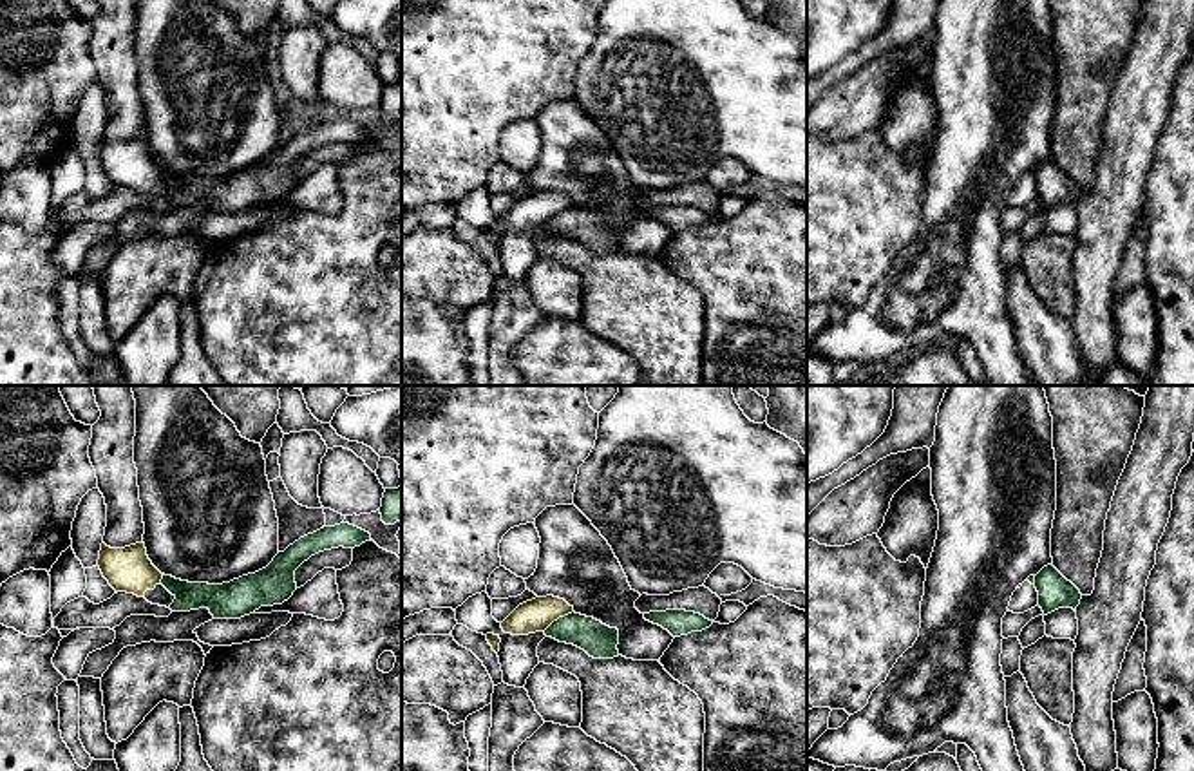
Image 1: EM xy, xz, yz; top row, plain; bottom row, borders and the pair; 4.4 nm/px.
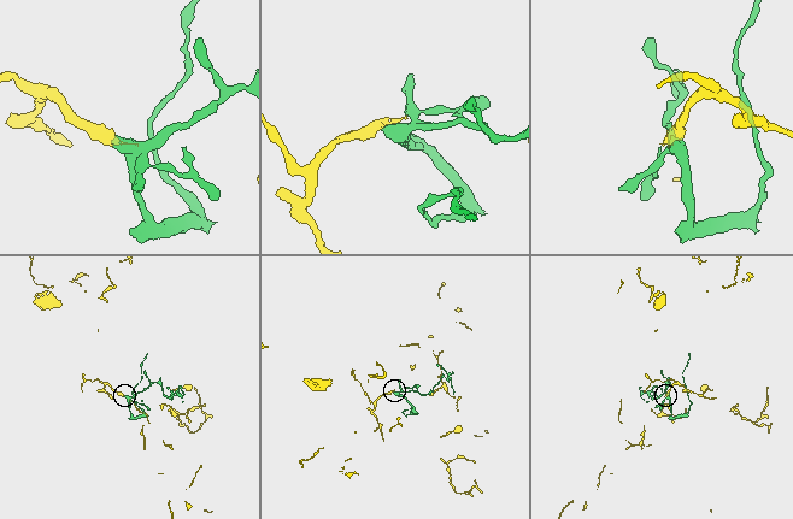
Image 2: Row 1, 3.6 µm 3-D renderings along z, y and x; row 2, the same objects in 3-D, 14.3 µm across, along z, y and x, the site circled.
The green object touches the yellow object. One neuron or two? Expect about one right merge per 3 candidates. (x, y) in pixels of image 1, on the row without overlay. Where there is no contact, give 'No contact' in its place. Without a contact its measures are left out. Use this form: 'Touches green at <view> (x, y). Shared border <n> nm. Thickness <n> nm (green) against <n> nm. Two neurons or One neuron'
Touches green at xz (559, 212). Shared border 160 nm. Thickness 160 nm (green) against 140 nm. Two neurons

